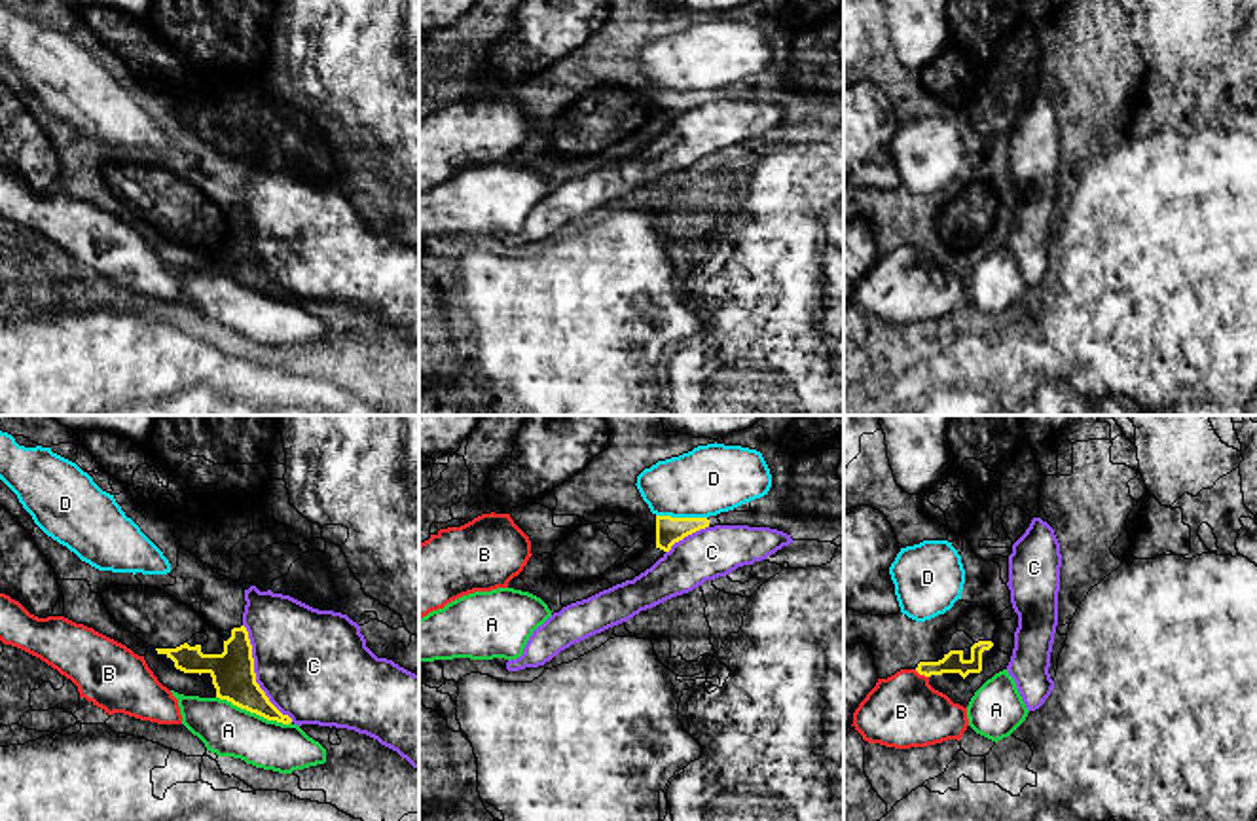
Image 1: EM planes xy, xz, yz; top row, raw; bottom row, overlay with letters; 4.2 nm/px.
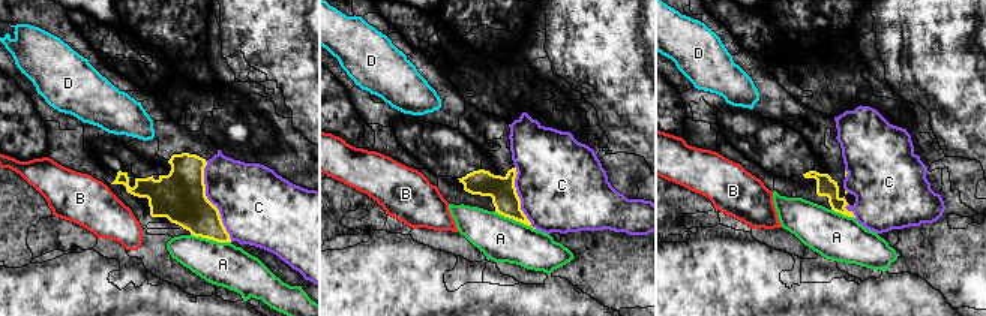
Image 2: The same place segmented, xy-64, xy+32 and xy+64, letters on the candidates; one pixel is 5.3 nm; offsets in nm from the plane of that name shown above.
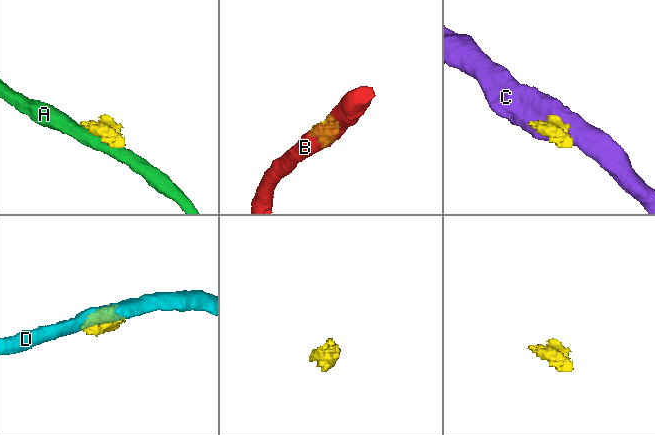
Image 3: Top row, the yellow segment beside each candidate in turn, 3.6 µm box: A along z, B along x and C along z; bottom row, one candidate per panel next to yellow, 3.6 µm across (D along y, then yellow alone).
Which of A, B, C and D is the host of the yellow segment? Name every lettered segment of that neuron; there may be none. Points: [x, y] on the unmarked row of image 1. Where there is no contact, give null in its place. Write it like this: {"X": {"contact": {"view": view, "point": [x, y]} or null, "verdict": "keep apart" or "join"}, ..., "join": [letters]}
{"A": {"contact": {"view": "xy", "point": [255, 287]}, "verdict": "keep apart"}, "B": {"contact": {"view": "yz", "point": [922, 249]}, "verdict": "keep apart"}, "C": {"contact": {"view": "xy", "point": [255, 249]}, "verdict": "keep apart"}, "D": {"contact": {"view": "xz", "point": [681, 93]}, "verdict": "keep apart"}, "join": []}

